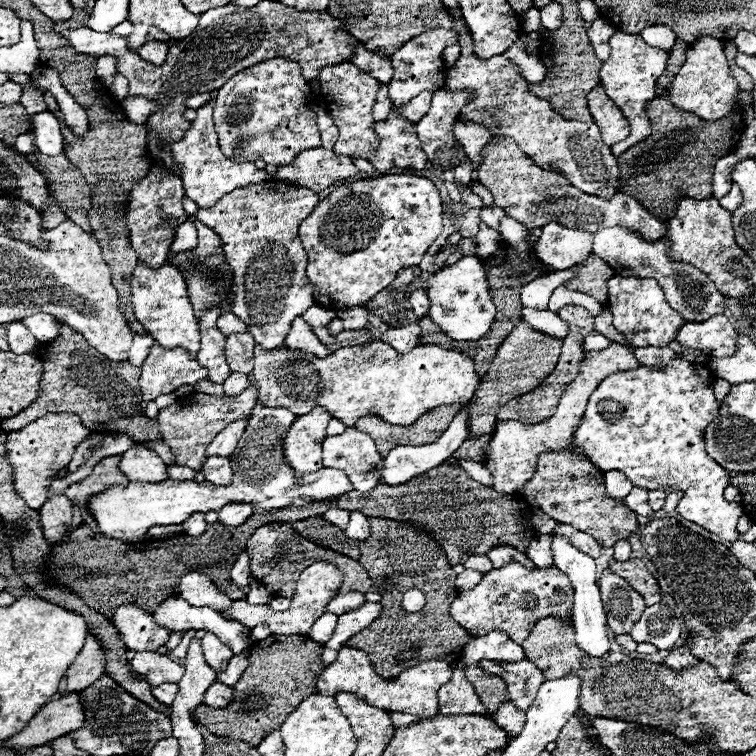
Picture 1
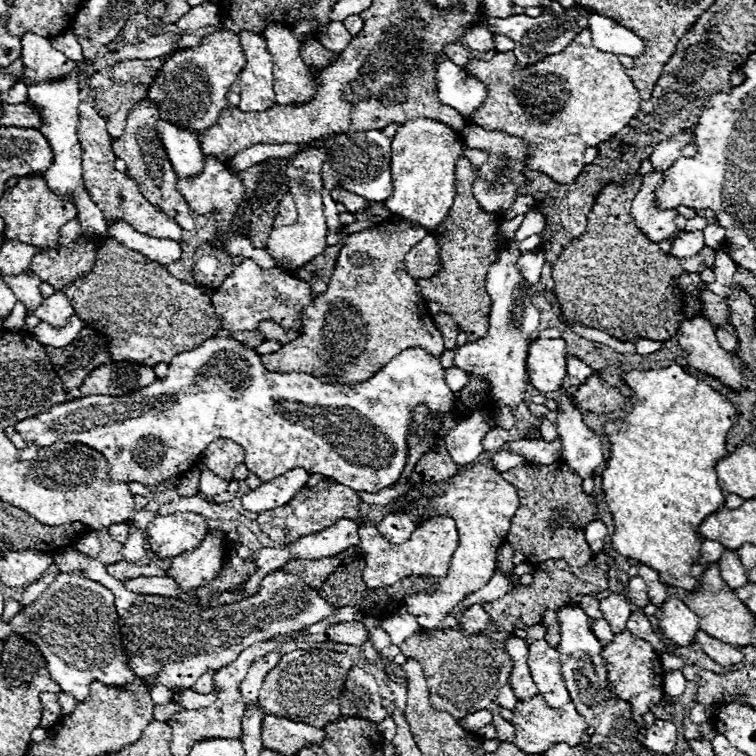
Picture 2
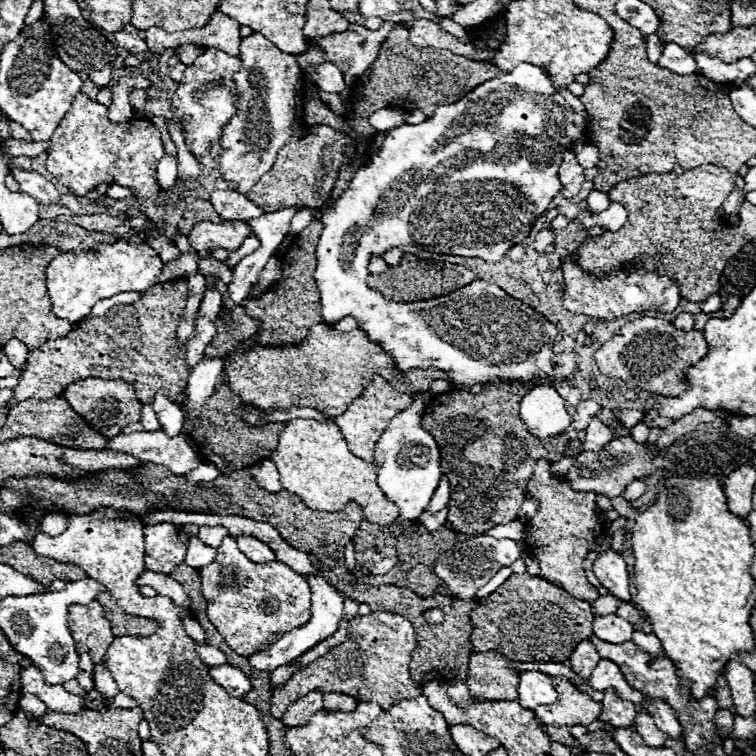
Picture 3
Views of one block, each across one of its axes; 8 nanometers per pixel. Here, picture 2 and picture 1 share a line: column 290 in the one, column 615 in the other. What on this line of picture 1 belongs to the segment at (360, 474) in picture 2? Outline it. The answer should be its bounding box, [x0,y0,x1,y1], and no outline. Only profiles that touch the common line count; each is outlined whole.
[574,356,744,542]

